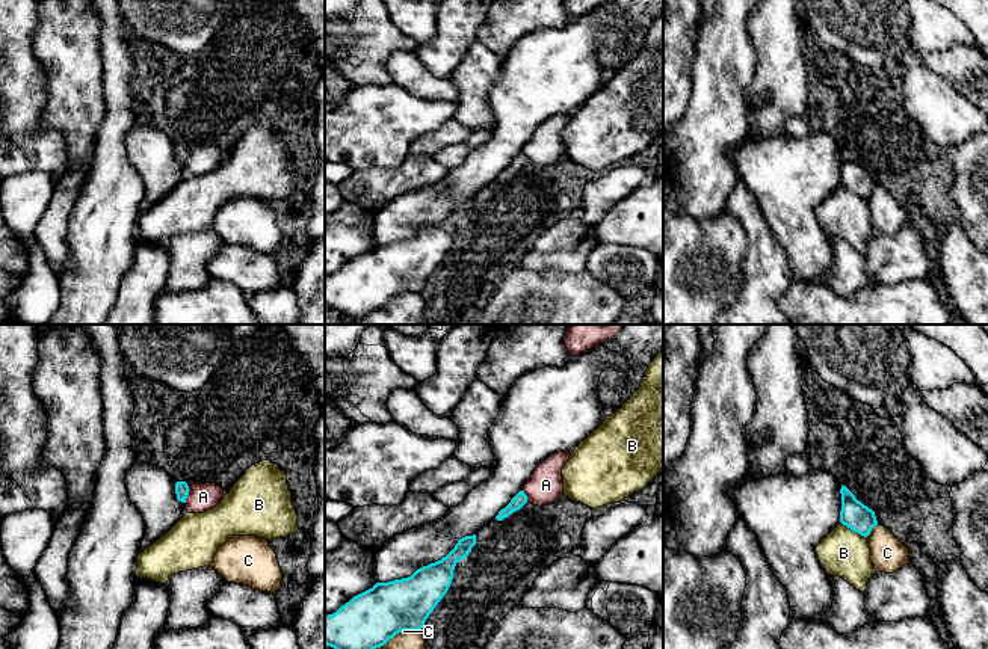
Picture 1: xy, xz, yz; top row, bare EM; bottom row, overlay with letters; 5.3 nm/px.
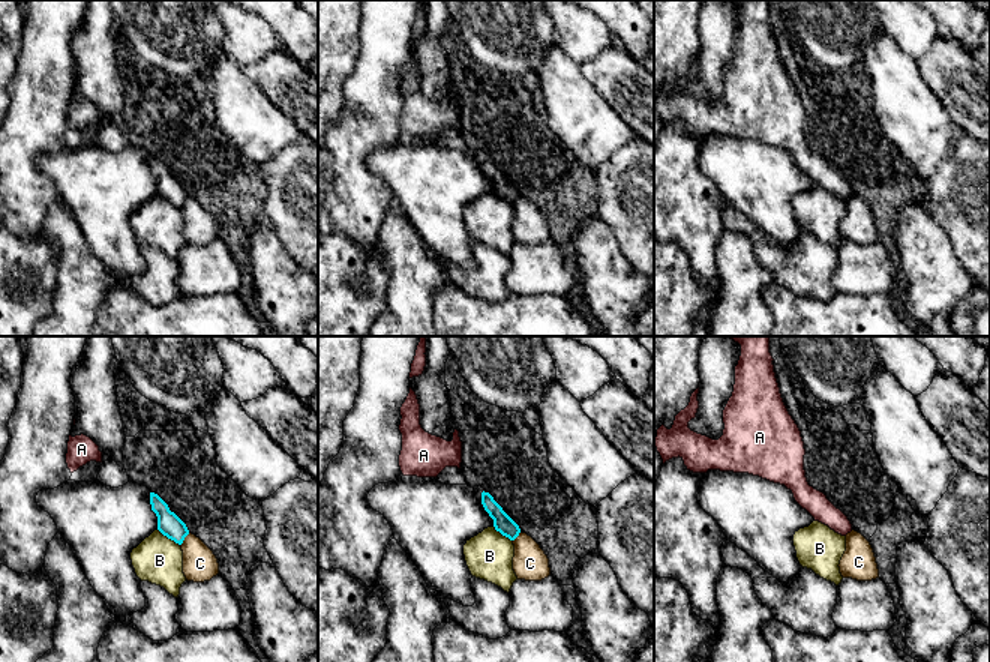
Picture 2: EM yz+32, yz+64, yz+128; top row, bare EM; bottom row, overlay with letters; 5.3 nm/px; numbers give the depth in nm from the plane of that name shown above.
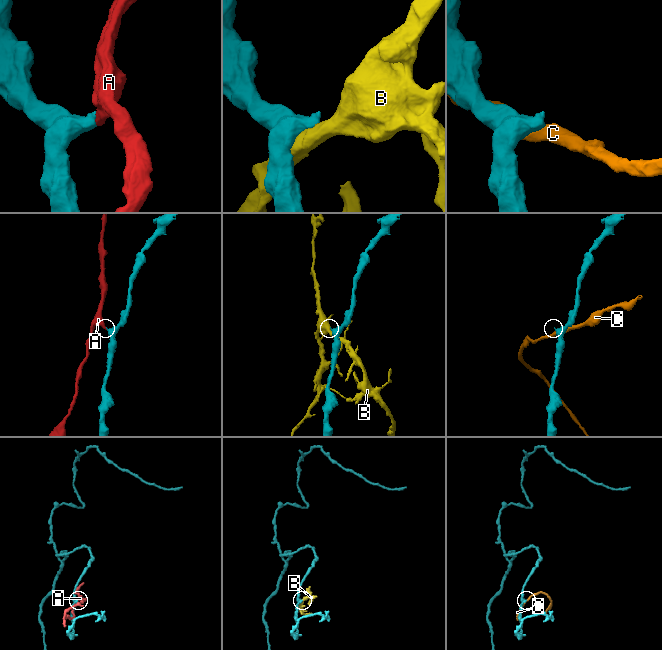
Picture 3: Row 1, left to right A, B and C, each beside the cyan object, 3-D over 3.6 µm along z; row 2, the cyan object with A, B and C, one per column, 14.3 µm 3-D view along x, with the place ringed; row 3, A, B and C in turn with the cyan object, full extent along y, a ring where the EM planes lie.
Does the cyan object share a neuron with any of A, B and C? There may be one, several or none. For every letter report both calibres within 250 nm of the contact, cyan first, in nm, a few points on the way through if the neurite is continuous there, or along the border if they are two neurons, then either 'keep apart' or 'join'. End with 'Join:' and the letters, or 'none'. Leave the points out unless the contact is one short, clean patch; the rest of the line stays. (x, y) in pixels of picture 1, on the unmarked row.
A: 80 nm thick on the cyan side, 150 nm on the other; border along xy (189, 148), (185, 165); keep apart
B: 150 nm thick on the cyan side, 260 nm on the other; keep apart
C: 300 nm thick on the cyan side, 240 nm on the other; keep apart
Join: none

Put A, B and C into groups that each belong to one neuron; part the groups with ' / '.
A / B / C

